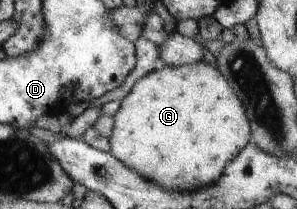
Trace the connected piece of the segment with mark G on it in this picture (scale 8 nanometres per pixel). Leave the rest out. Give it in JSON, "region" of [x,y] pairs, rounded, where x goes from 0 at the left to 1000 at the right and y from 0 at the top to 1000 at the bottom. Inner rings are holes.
{"region":[[[687,287],[609,316],[556,311],[488,359],[424,455],[380,560],[367,727],[549,909],[643,919],[714,885],[741,856],[764,780],[845,675],[845,589],[822,498],[734,325]]]}

